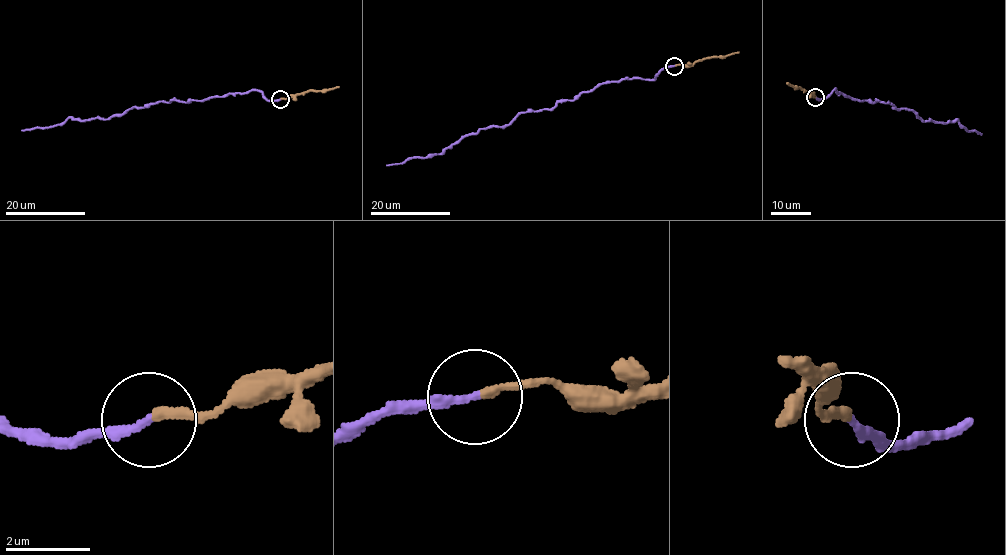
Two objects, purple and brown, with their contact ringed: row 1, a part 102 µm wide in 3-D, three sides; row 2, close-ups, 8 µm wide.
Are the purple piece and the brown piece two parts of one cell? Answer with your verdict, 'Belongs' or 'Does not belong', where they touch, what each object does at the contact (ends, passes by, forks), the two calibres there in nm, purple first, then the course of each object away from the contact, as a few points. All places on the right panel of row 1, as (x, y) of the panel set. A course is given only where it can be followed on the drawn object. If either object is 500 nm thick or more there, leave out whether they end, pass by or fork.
Does not belong. Place: (815, 97). At the ring purple ends. At the ring brown ends. Thickness 200 nm (purple) against 200 nm. Course of purple: (816, 97), (823, 99), (835, 89), (861, 101), (906, 108), (924, 121), (958, 120), (967, 130), (981, 134). Course of brown: (816, 97), (786, 83)

